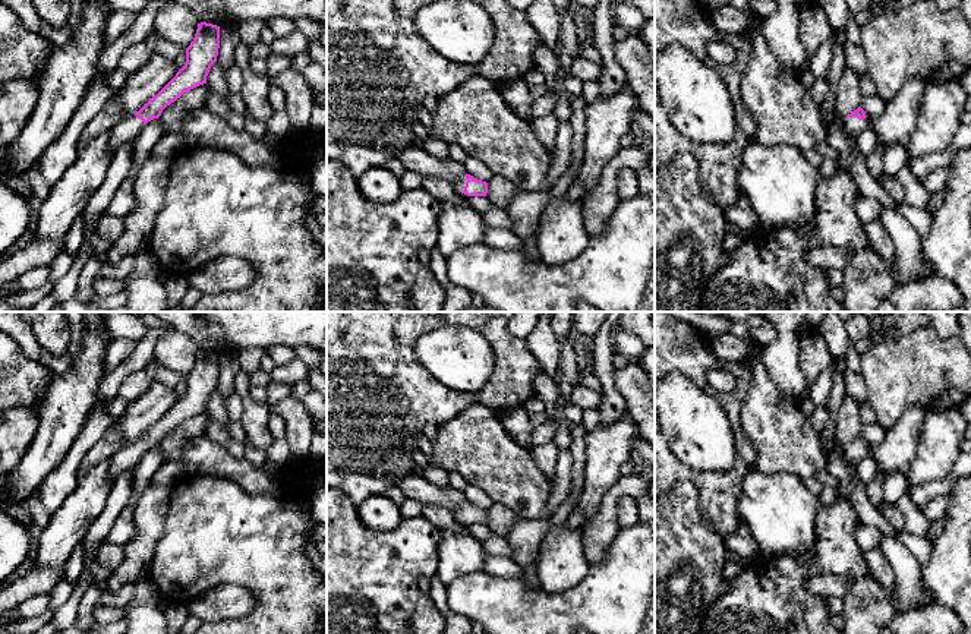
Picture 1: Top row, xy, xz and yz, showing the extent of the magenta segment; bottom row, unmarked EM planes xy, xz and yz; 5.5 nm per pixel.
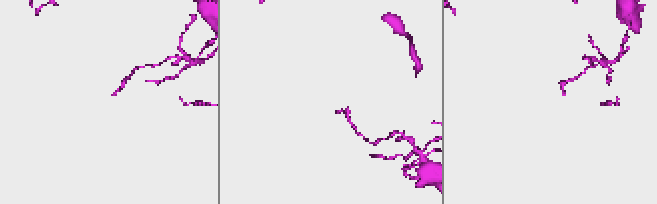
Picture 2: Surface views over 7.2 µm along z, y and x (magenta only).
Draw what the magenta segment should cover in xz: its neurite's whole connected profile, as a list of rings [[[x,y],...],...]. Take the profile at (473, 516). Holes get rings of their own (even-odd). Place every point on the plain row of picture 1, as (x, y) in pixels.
[[[466,502],[461,507],[453,508],[451,512],[455,521],[466,527],[469,524],[486,524],[488,521],[488,511],[477,508],[470,502]]]

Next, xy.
[[[201,350],[193,369],[186,376],[186,391],[176,404],[139,439],[123,445],[111,458],[108,474],[114,480],[127,469],[135,467],[141,457],[158,447],[163,438],[185,420],[207,411],[211,394],[217,389],[220,376],[220,354]]]

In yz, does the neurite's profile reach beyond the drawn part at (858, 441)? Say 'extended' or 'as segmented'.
extended

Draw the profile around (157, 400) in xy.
[[[154,382],[135,401],[129,403],[124,414],[113,420],[111,428],[123,435],[123,445],[139,439],[155,425],[179,400],[174,389]]]

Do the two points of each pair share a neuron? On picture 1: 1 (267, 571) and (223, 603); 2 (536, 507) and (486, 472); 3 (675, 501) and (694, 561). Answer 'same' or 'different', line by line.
1: different
2: same
3: same

